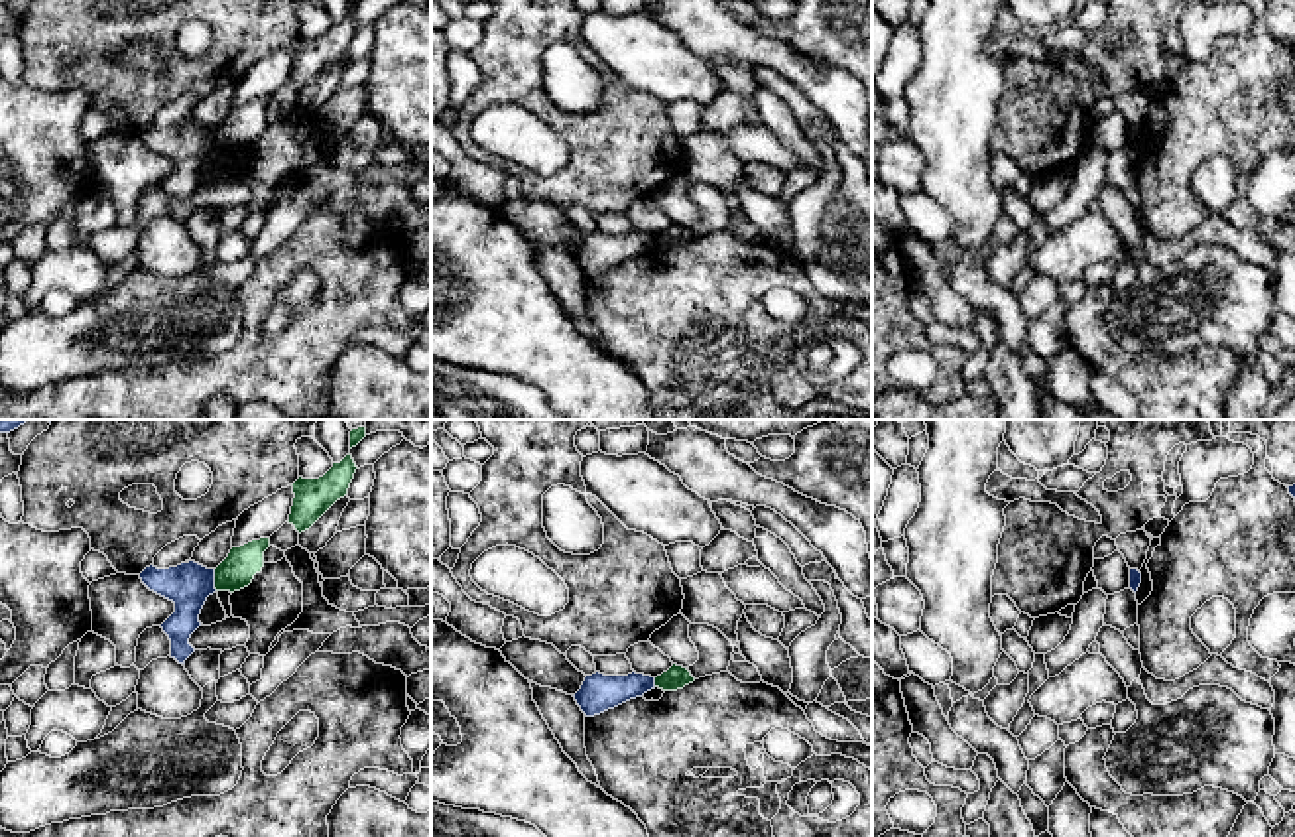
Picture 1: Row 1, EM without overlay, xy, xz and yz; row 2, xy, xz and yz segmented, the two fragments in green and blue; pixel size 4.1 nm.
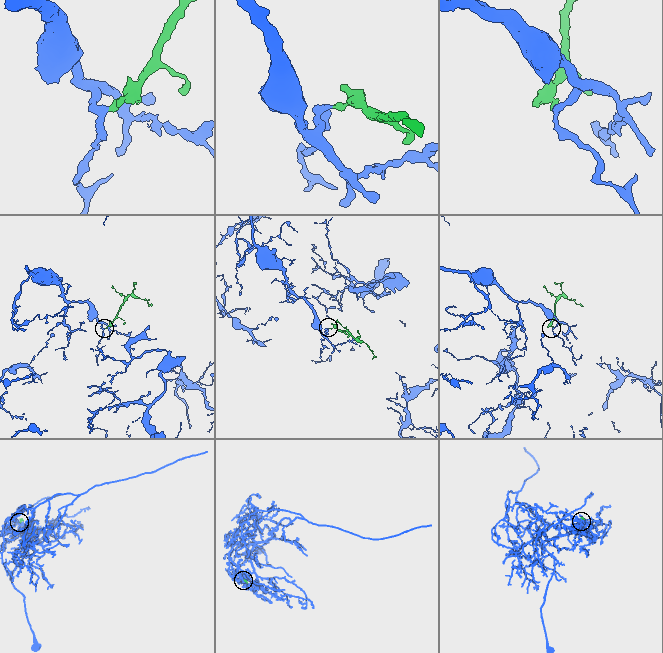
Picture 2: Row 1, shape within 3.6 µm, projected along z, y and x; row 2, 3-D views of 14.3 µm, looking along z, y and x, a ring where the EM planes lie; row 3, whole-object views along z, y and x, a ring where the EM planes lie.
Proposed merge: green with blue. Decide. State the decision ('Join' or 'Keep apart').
Keep apart

